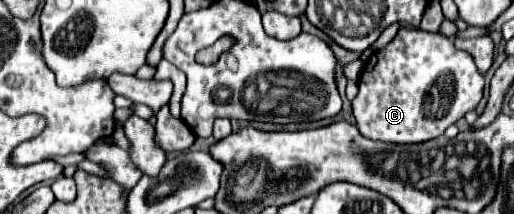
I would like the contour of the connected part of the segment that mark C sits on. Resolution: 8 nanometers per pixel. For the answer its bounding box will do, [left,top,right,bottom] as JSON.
[352,26,484,144]

